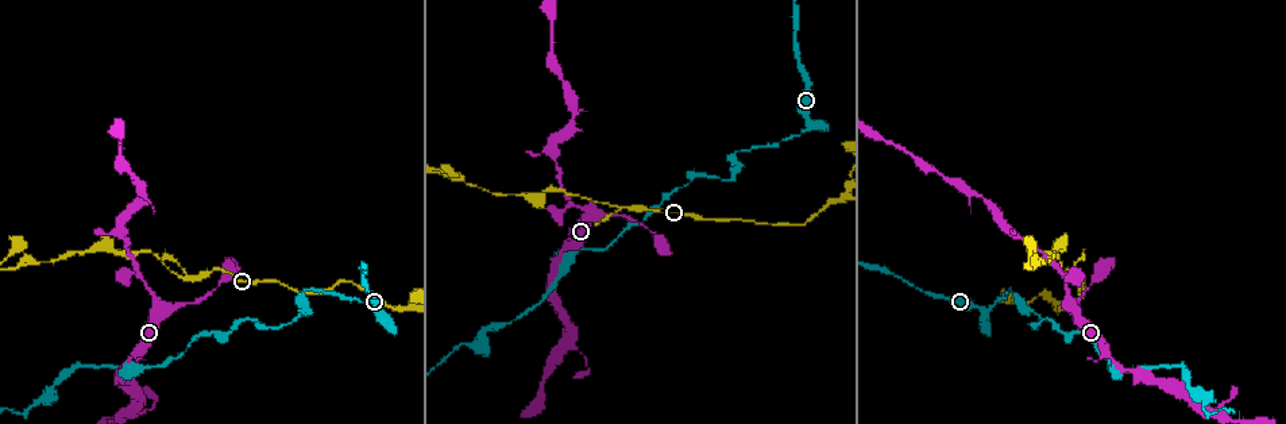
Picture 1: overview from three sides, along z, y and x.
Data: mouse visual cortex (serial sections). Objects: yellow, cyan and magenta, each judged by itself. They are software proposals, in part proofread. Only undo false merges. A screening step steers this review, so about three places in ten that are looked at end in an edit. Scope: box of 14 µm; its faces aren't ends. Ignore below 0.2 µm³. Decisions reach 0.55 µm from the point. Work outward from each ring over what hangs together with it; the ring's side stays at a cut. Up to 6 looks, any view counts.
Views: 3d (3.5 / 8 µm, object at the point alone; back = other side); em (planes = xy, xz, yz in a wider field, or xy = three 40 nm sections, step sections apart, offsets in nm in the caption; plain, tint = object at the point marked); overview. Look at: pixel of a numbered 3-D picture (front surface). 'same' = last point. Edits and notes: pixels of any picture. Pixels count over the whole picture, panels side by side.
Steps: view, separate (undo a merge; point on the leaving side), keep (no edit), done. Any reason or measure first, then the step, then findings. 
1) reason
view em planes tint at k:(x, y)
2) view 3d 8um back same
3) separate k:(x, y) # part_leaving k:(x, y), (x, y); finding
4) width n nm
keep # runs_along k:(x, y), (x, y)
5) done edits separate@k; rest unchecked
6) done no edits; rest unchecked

abrupt turn
view em xy step 3 tint at 1:(993, 301)

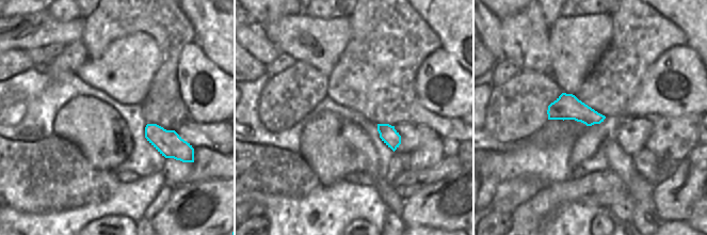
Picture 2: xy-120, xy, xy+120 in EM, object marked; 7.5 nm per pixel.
see where the arms go
view 3d 3.5um same

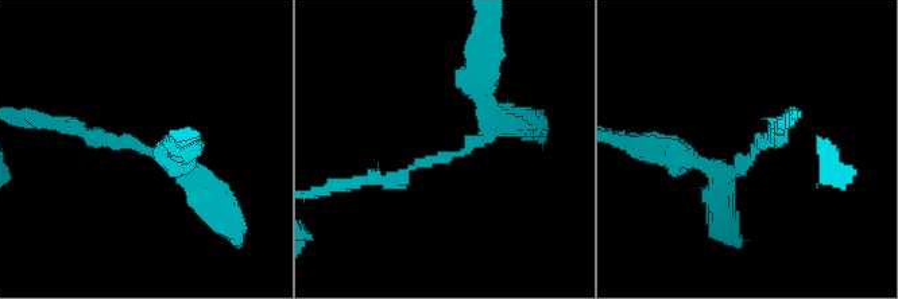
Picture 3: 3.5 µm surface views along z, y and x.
keep # runs_along 3:(483, 94), (487, 136), (375, 181); one cell here

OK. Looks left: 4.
abrupt turn
view 3d 8um back at 1:(1038, 314)

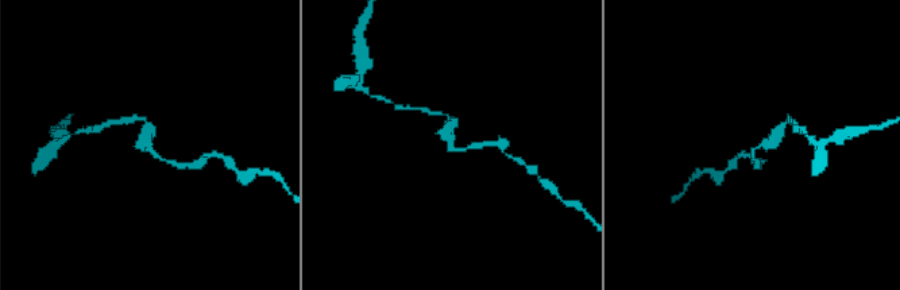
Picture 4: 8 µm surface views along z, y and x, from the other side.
arm_widths 100, 250 nm
view em xy step 2 tint at 4:(147, 150)

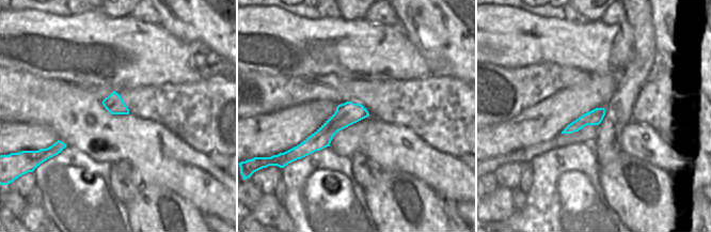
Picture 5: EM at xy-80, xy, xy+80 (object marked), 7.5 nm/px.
keep # runs_along 5:(363, 110), (347, 113), (300, 155); continuous, no second cell

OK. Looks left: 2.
sudden change in width
view em xy step 2 tint at 1:(1136, 366)

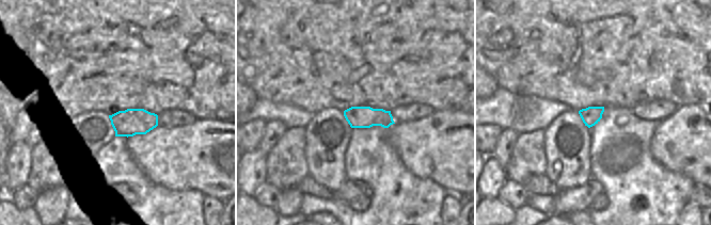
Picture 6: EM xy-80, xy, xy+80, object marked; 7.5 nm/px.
see where the arms go
view 3d 3.5um same

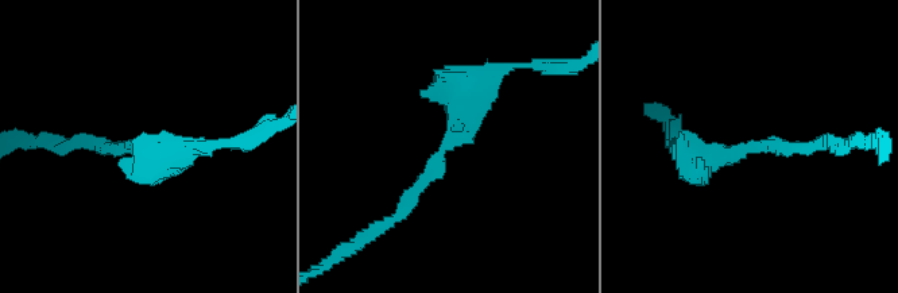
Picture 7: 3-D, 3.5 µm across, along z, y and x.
width 160 nm
keep # runs_along 7:(506, 66), (415, 197); all the same cell

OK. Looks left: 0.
done no edits; rest unchecked

